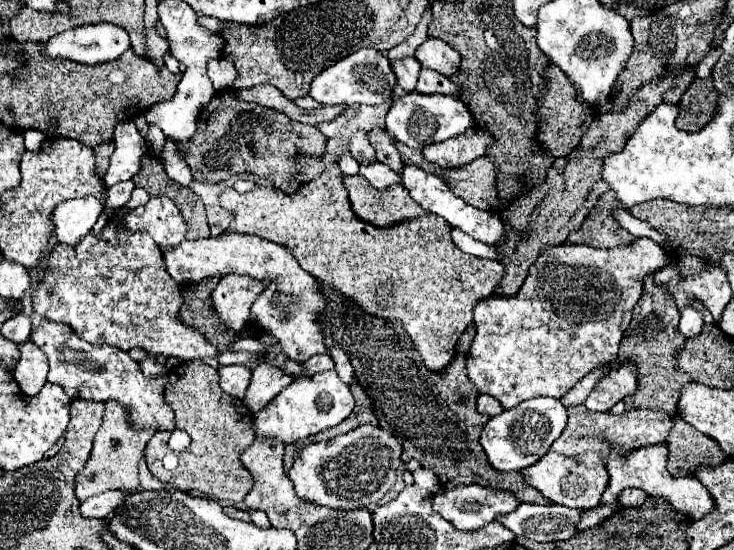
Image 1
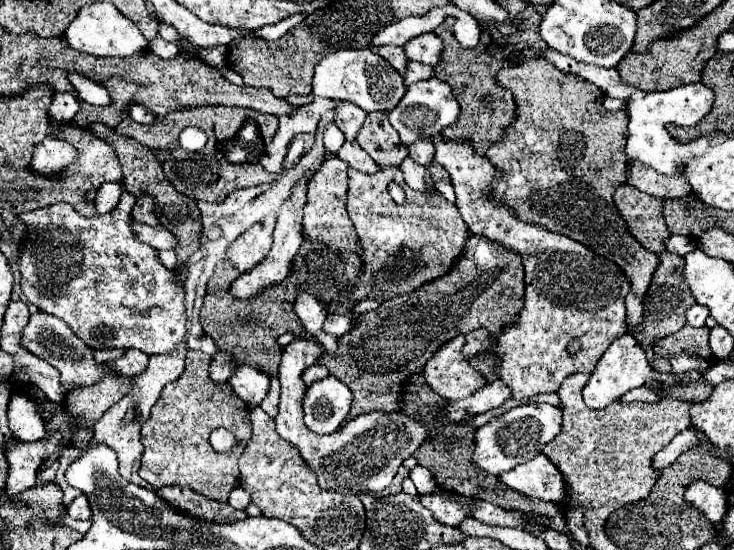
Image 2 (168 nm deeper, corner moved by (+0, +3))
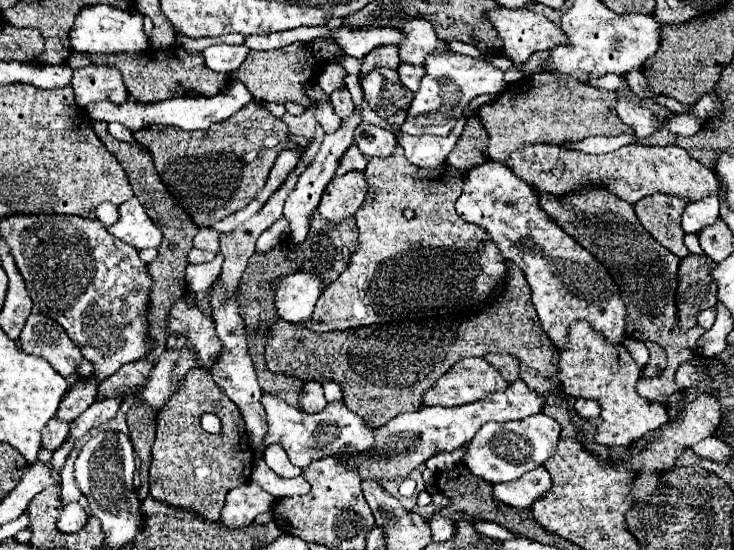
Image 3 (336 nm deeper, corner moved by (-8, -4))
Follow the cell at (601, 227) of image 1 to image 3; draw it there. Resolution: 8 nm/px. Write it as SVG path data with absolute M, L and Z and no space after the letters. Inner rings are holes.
M652 194L638 200L634 206L642 226L656 238L656 242L660 242L678 258L688 256L688 248L682 242L684 230L680 226L682 210L688 202L690 200L672 194Z

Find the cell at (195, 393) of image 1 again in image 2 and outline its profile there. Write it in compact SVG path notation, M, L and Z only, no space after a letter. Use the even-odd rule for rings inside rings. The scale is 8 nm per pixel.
M188 349L182 375L162 389L160 399L152 407L152 415L142 429L144 455L138 475L154 489L178 485L194 489L208 499L228 501L230 491L240 485L238 457L252 435L252 425L248 405L244 405L244 401L232 393L232 387L228 383L214 383L210 379L210 363L210 355ZM218 427L234 431L238 439L238 445L228 453L216 453L208 443L208 435Z

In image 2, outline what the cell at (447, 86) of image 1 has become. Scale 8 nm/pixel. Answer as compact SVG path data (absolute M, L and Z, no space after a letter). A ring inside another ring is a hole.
M408 61L408 71L406 71L406 77L404 77L404 85L412 85L412 83L418 83L418 81L426 81L434 77L434 69L424 65L424 63L416 63L416 61Z

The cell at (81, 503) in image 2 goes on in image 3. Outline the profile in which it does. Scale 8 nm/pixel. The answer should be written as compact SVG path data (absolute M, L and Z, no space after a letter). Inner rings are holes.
M76 502L74 504L66 504L62 508L62 514L60 514L58 522L56 522L56 528L60 532L64 532L64 534L78 532L86 524L86 520L88 520L88 514L80 504L76 504Z

